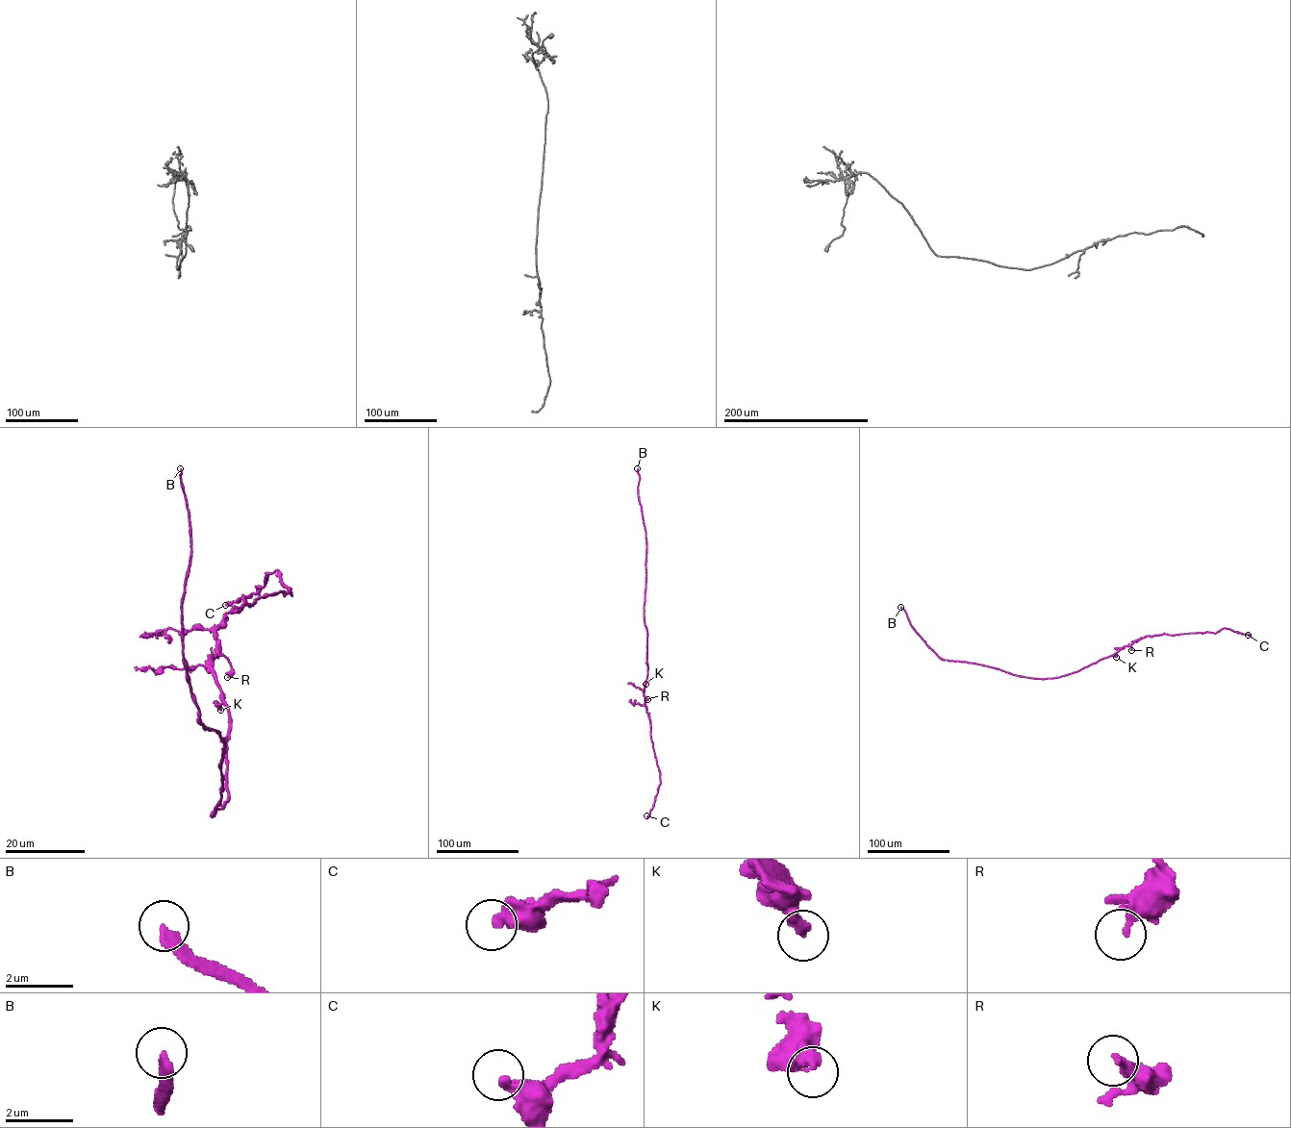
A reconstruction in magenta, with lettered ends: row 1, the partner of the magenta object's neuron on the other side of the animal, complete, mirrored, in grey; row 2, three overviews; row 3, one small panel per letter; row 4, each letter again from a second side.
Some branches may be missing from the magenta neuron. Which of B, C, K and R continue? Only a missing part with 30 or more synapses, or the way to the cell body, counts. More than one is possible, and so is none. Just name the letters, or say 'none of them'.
B

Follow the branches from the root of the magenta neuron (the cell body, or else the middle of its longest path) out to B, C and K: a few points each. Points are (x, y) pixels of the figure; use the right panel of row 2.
B: (1071, 673), (1035, 679), (979, 664), (942, 660), (916, 631), (900, 607)
C: (1071, 673), (1149, 636), (1216, 633), (1225, 628), (1248, 635)
K: (1071, 673), (1103, 658), (1116, 657)

